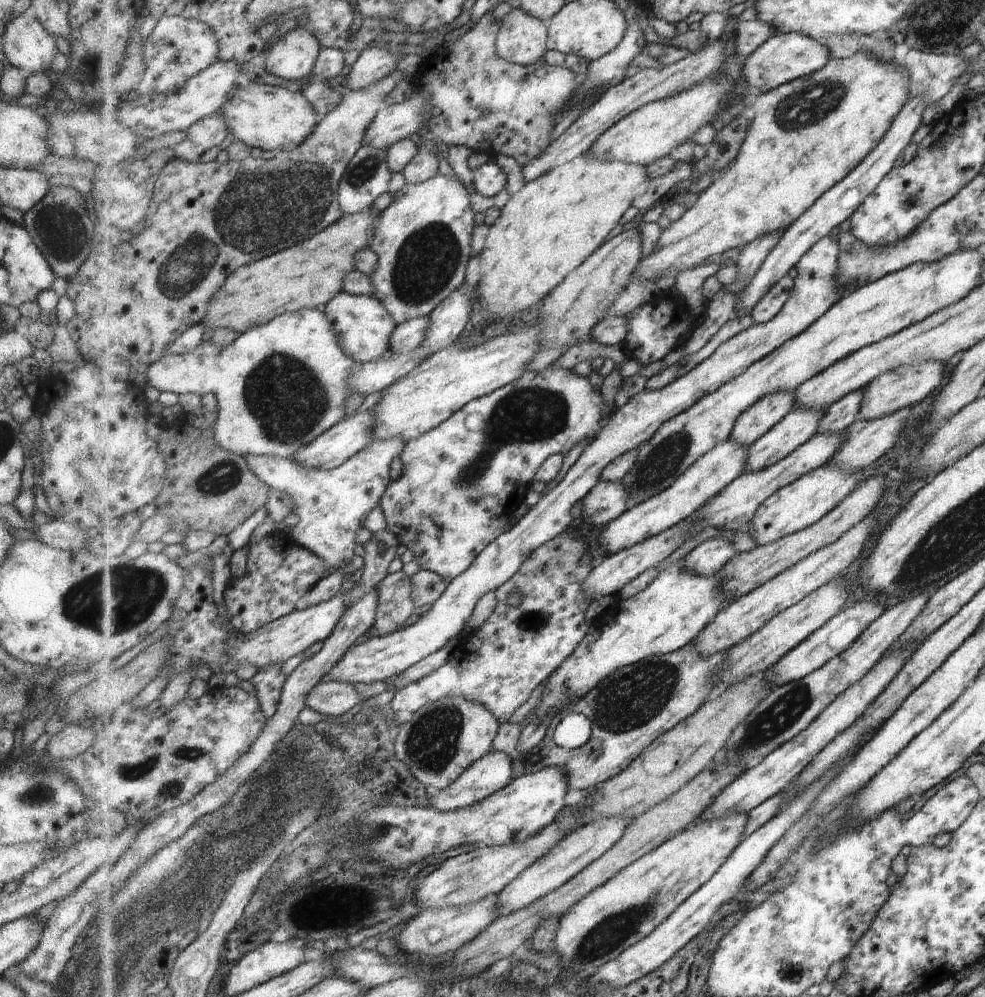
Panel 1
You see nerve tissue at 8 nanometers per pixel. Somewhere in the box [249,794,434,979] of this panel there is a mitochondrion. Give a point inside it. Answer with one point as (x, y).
(376, 830)

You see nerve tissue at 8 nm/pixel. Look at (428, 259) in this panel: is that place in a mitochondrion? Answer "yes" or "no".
yes

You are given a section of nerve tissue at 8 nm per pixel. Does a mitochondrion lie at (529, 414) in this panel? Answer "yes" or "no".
yes

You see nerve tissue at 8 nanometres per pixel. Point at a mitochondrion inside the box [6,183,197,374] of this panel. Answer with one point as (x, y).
(61, 232)

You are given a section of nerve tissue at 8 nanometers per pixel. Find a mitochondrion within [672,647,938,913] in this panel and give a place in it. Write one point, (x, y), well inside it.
(783, 712)

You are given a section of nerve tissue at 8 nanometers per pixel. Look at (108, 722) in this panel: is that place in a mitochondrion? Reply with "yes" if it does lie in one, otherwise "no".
no

